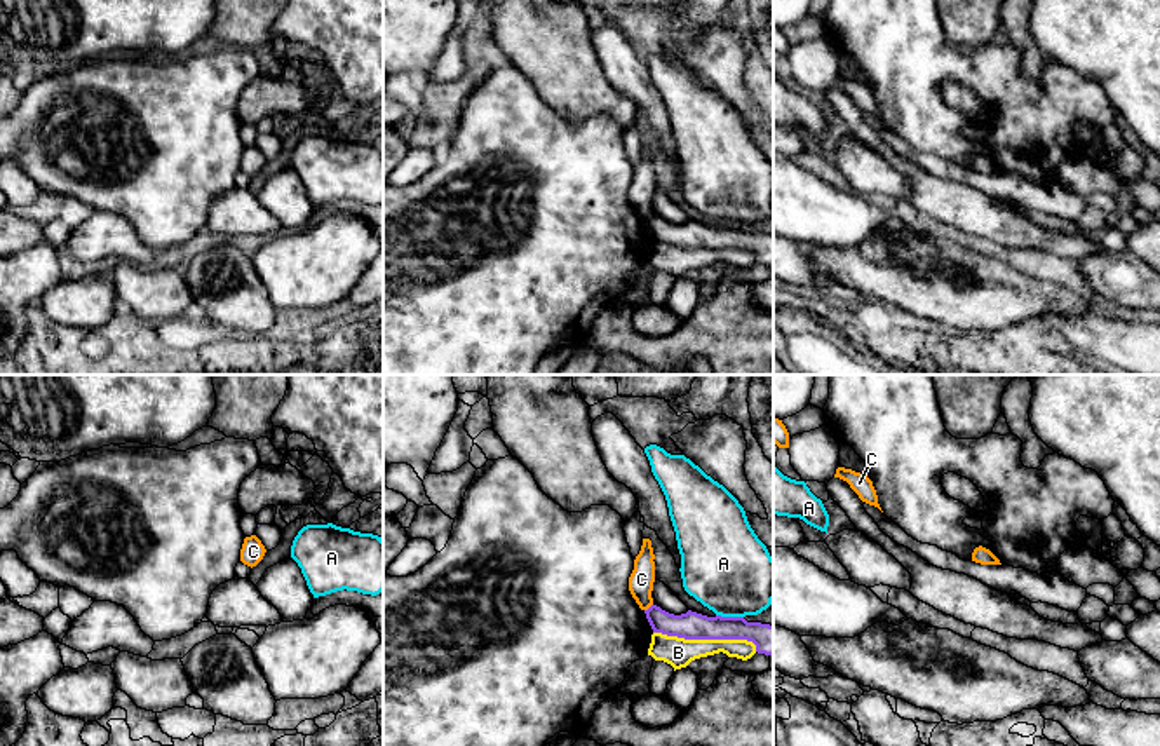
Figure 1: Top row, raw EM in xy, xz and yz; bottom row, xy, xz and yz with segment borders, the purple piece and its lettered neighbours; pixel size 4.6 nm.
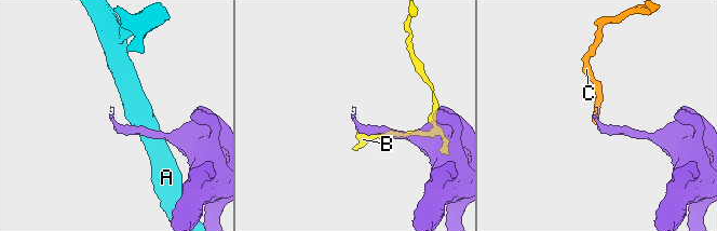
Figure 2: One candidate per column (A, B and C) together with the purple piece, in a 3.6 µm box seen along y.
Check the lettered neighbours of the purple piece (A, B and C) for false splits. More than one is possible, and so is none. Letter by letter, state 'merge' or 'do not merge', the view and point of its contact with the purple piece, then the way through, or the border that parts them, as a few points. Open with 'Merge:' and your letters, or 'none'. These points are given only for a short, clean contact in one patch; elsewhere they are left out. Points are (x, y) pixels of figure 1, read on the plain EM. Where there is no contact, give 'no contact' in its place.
Merge: none
A: do not merge; meets purple in xz at (730, 227)
B: do not merge; meets purple in xz at (708, 248)
C: do not merge; meets purple in xz at (650, 217); border along xz (652, 213), (645, 220)

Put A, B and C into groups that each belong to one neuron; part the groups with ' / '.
A / B / C

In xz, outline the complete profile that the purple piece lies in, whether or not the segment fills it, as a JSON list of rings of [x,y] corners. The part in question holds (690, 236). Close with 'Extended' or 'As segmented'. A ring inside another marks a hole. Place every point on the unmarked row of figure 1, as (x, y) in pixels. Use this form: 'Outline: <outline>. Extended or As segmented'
Outline: [[[651,214],[644,220],[653,242],[685,249],[747,249],[758,263],[773,265],[773,235],[747,232],[744,227],[707,227],[688,220],[674,225]]]. As segmented

